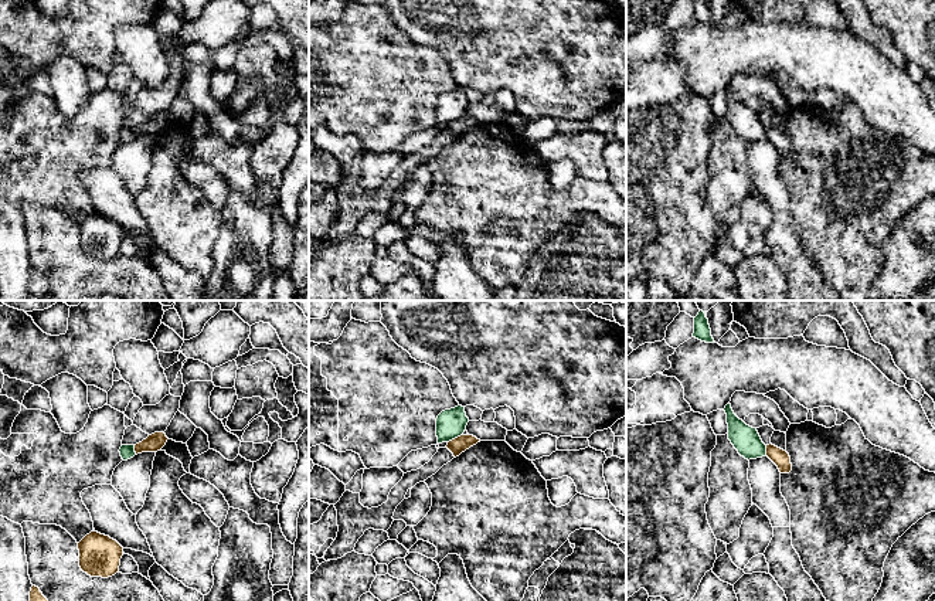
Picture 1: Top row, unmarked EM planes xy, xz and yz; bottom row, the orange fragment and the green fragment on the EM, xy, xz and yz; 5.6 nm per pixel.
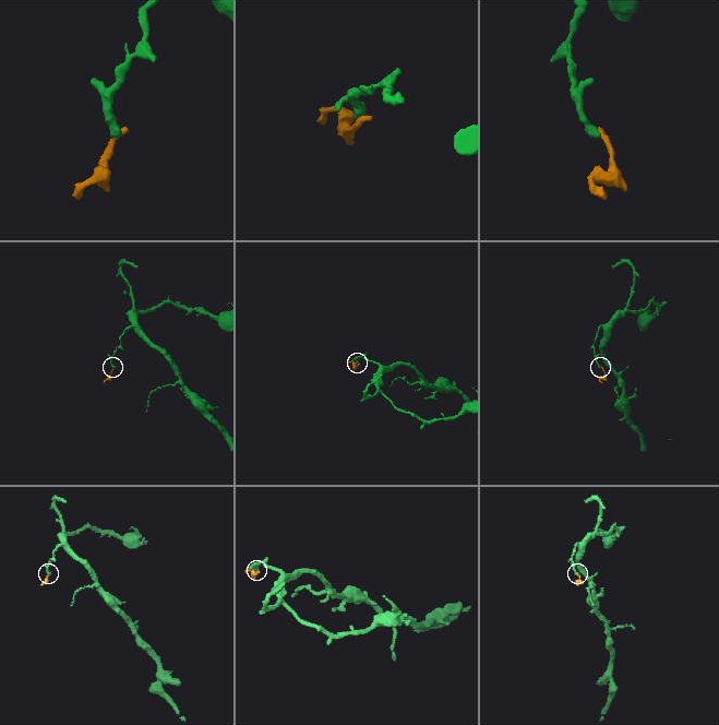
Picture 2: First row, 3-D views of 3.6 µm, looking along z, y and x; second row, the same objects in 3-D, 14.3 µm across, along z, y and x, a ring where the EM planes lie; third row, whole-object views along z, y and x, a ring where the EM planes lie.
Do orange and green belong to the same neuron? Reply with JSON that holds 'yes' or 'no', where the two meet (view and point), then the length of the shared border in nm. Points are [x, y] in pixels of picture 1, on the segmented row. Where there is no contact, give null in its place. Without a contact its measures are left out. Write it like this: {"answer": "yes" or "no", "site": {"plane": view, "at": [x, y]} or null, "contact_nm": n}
{"answer": "no", "site": {"plane": "xz", "at": [455, 438]}, "contact_nm": 100}

